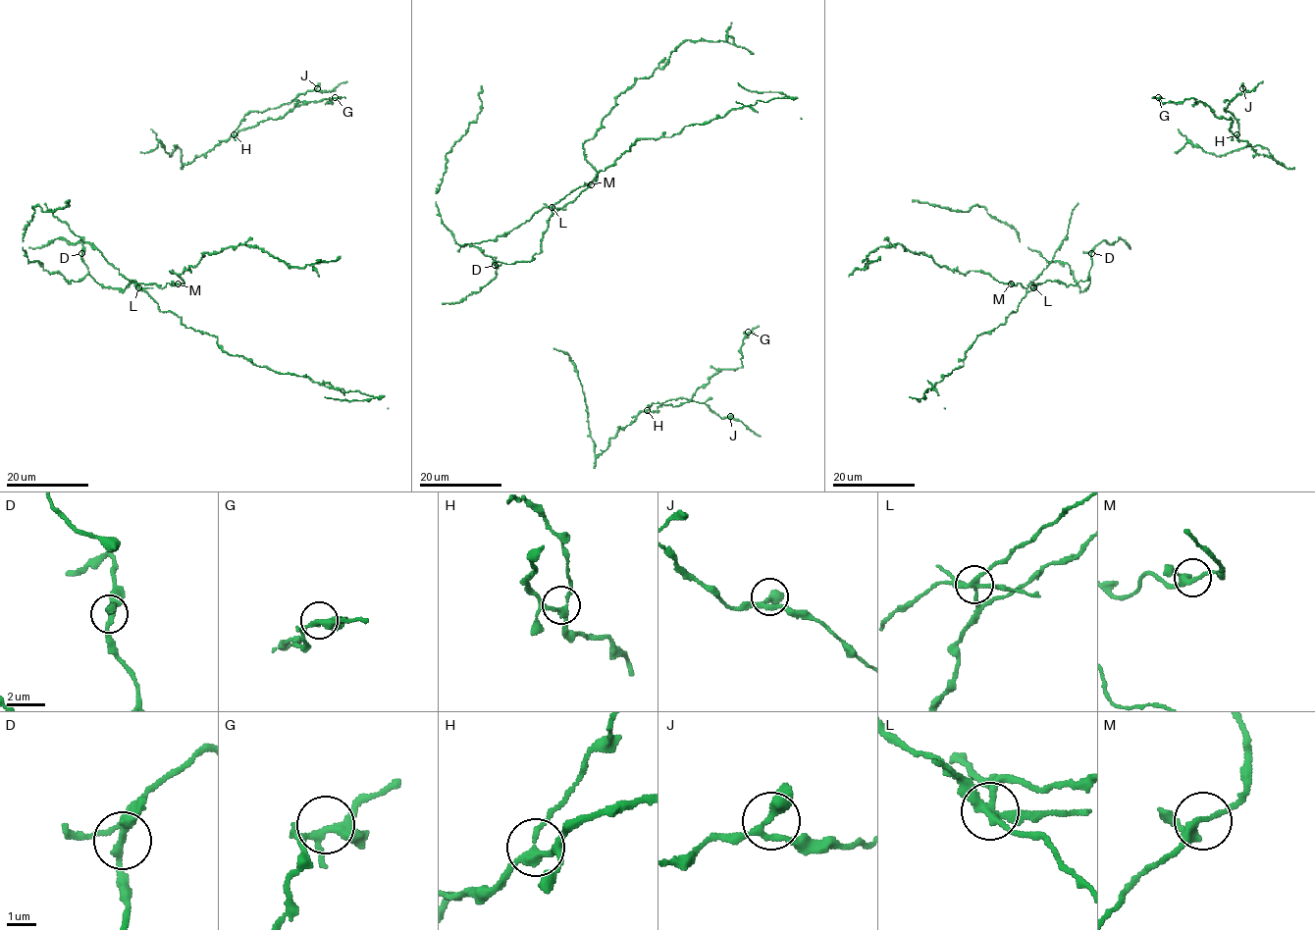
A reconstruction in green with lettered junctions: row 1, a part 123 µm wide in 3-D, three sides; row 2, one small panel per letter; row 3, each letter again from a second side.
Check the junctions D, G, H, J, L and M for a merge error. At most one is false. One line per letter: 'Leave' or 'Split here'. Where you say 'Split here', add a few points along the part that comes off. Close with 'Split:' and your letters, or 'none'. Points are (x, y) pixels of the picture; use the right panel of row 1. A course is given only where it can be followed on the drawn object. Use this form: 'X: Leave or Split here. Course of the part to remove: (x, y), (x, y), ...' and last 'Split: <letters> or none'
D: Leave
G: Leave
H: Leave
J: Leave
L: Split here. Course of the part to remove: (1034, 287), (1003, 324), (977, 335), (966, 352), (964, 366), (944, 376), (920, 400), (909, 396)
M: Leave
Split: L

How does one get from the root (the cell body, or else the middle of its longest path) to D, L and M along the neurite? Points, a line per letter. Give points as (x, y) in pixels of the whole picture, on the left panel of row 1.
D: (80, 239), (81, 253)
L: (80, 239), (81, 261), (96, 282), (104, 286), (117, 287), (120, 292), (134, 281), (138, 287)
M: (80, 239), (81, 261), (104, 286), (120, 292), (134, 281), (161, 287), (178, 284)

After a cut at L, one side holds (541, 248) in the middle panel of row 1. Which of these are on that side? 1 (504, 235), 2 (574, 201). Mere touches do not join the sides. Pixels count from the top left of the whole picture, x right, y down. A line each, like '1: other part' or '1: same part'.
1: other part
2: same part

